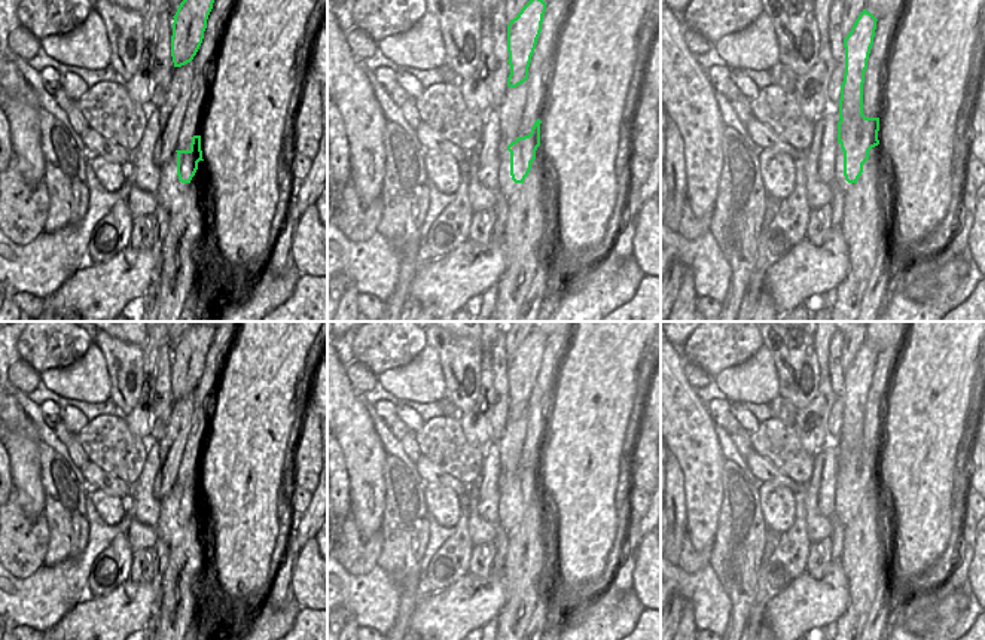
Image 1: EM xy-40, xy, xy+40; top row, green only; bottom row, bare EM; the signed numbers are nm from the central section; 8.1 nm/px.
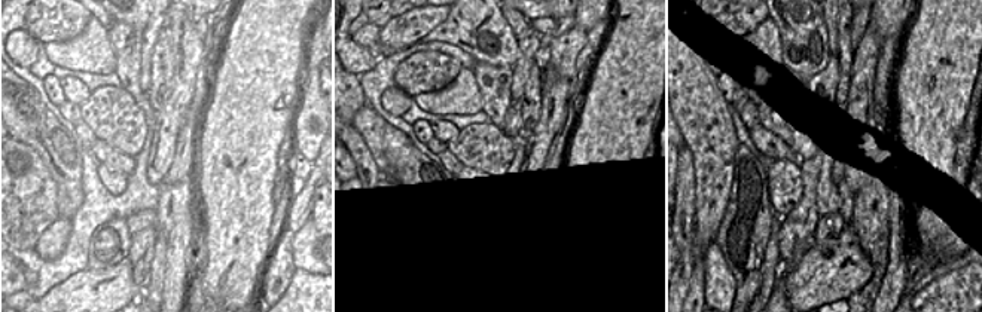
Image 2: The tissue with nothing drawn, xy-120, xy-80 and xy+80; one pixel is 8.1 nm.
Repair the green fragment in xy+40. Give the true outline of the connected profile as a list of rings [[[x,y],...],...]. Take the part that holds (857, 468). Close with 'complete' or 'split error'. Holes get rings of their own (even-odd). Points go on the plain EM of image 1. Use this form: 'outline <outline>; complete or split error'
outline [[[863,342],[856,353],[851,365],[844,372],[845,406],[841,418],[838,481],[835,484],[835,516],[844,527],[844,543],[847,543],[847,530],[856,521],[863,506],[863,497],[870,491],[870,482],[879,478],[879,451],[866,451],[863,448],[863,417],[870,381],[873,378],[876,351]]]; split error

